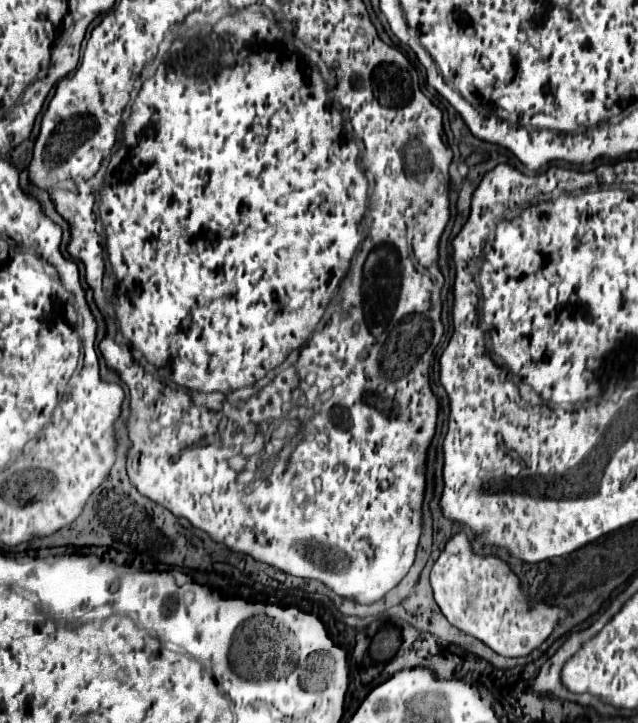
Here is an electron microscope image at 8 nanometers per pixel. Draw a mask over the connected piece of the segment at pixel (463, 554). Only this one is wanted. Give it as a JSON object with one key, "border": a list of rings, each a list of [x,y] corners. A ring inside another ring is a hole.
{"border":[[[456,533],[446,543],[444,551],[440,553],[438,561],[432,567],[430,583],[434,589],[434,599],[436,599],[438,607],[442,609],[444,617],[454,627],[464,631],[466,635],[480,639],[492,651],[496,651],[498,655],[504,655],[504,657],[526,657],[526,655],[530,655],[552,635],[556,625],[560,621],[564,621],[568,615],[568,611],[562,607],[552,607],[546,603],[532,603],[530,595],[524,593],[522,583],[520,583],[518,575],[510,569],[510,565],[506,561],[494,557],[494,555],[476,555],[472,551],[472,541],[468,539],[466,533]]]}

